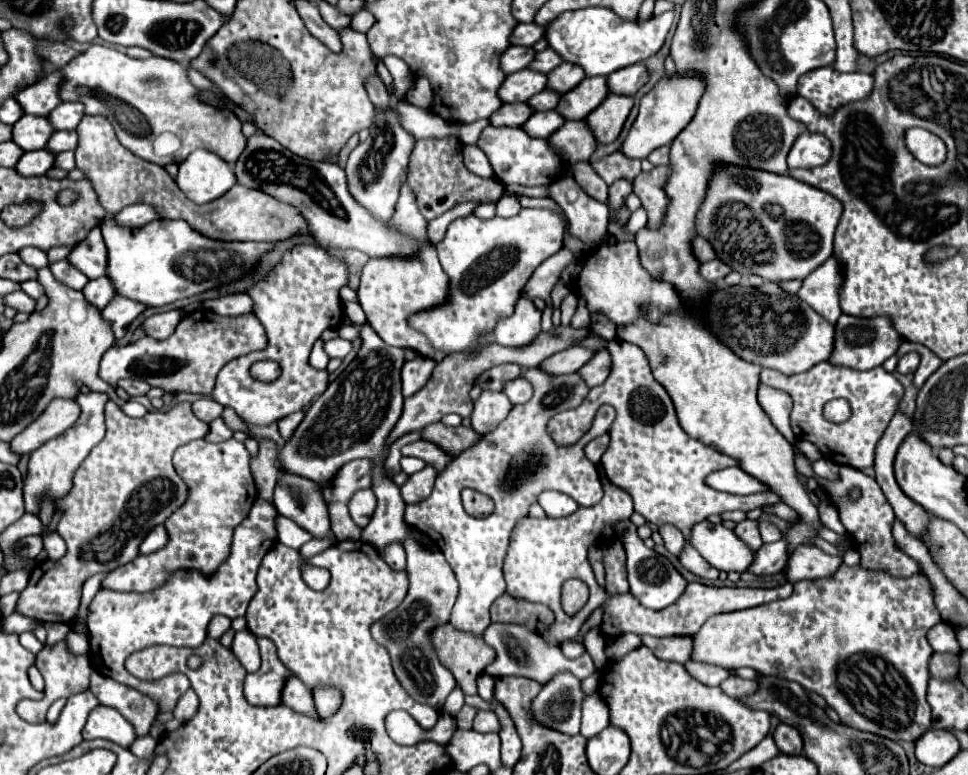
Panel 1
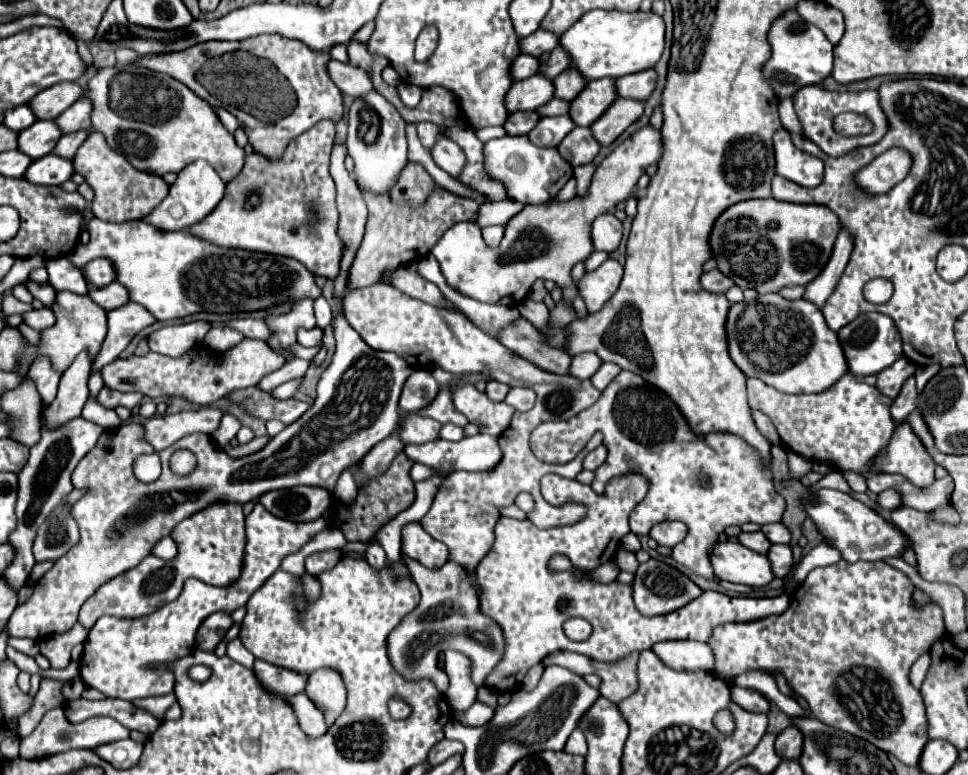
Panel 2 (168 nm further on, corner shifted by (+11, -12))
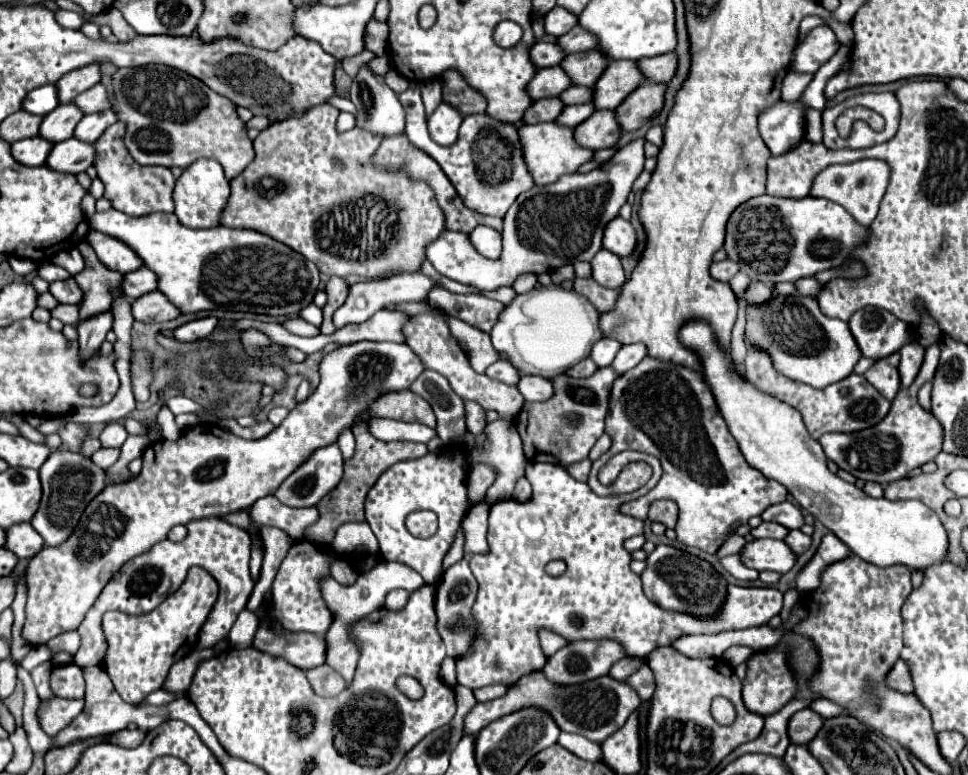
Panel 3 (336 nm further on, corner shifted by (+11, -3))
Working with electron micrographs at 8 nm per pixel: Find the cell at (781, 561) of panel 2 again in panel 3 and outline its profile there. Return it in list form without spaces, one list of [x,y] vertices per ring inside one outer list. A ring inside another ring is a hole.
[[[790,531],[786,535],[784,543],[788,543],[788,547],[792,547],[792,551],[796,551],[796,555],[802,555],[810,547],[810,537],[804,535],[802,531]]]

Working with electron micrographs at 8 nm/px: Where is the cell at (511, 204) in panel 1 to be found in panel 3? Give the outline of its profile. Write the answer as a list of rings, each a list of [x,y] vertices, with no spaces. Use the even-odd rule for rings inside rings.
[[[480,225],[470,233],[472,245],[488,259],[498,259],[500,251],[502,251],[502,235],[488,227],[488,225]]]

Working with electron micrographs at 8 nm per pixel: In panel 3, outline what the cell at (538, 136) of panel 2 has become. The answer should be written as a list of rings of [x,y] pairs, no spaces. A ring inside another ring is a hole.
[[[584,103],[584,105],[570,105],[564,107],[564,111],[560,113],[560,119],[554,123],[564,123],[568,127],[576,127],[578,123],[582,123],[584,119],[588,119],[594,113],[594,105],[592,103]]]

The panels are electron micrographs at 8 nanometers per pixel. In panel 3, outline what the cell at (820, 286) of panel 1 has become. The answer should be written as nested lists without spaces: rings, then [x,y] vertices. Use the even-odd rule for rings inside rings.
[[[860,159],[860,161],[848,163],[848,165],[826,167],[814,179],[812,197],[824,197],[824,199],[830,199],[830,201],[842,205],[854,217],[854,221],[868,227],[874,221],[874,217],[878,213],[878,205],[886,193],[890,171],[892,169],[882,159]]]

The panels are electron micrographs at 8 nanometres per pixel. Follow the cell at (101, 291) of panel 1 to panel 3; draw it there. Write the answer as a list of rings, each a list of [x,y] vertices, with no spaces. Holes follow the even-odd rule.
[[[140,267],[140,269],[130,271],[128,275],[124,275],[120,287],[122,287],[122,293],[126,295],[126,299],[134,301],[140,295],[156,291],[156,279],[158,277],[148,267]]]

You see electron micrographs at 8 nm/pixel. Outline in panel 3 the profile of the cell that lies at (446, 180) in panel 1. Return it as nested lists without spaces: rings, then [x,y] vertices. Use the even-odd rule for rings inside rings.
[[[426,81],[420,85],[420,91],[422,91],[424,107],[426,107],[426,117],[428,117],[442,103],[442,87],[438,81]]]

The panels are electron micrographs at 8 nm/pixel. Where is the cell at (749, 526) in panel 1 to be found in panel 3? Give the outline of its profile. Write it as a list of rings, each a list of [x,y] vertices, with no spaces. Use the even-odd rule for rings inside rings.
[[[762,523],[762,525],[758,525],[756,529],[752,529],[750,533],[752,533],[752,537],[756,537],[756,539],[760,539],[760,537],[784,539],[786,533],[788,533],[788,529],[786,529],[786,527],[780,527],[778,523]]]

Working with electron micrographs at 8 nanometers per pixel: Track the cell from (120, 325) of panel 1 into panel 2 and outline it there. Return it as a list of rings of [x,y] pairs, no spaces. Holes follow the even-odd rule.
[[[128,302],[116,310],[108,312],[108,336],[102,344],[102,350],[98,352],[94,360],[94,370],[104,368],[112,360],[120,356],[120,352],[128,346],[128,342],[146,326],[154,324],[156,318],[136,302]]]

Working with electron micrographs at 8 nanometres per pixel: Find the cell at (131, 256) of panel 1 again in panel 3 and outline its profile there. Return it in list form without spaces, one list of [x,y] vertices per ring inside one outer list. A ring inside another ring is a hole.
[[[116,209],[94,213],[94,229],[110,235],[140,255],[144,267],[158,275],[158,291],[170,299],[182,313],[210,309],[252,311],[274,317],[298,315],[312,303],[318,291],[318,269],[300,253],[284,243],[248,229],[188,229],[178,223],[174,213],[152,213],[130,217]]]

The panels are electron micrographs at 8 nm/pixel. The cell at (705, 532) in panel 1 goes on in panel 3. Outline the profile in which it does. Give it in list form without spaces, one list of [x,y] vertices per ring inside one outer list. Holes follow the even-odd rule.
[[[754,539],[742,547],[740,561],[756,571],[788,573],[796,561],[796,555],[784,541]]]

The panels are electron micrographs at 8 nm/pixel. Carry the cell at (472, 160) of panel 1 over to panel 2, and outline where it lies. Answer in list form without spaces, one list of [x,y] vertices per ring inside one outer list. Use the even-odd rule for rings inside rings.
[[[440,130],[436,144],[432,146],[430,152],[432,152],[432,158],[436,160],[436,164],[450,176],[458,176],[458,172],[462,172],[462,168],[466,164],[464,152],[460,150],[460,146],[454,140],[450,140],[446,136],[446,130]]]

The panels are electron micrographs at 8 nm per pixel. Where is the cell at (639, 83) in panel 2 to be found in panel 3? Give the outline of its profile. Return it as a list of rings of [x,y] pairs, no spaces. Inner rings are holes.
[[[664,53],[664,55],[658,55],[658,57],[652,57],[652,59],[640,59],[638,61],[640,65],[640,73],[644,75],[646,81],[650,83],[668,83],[674,73],[676,73],[676,53]]]

